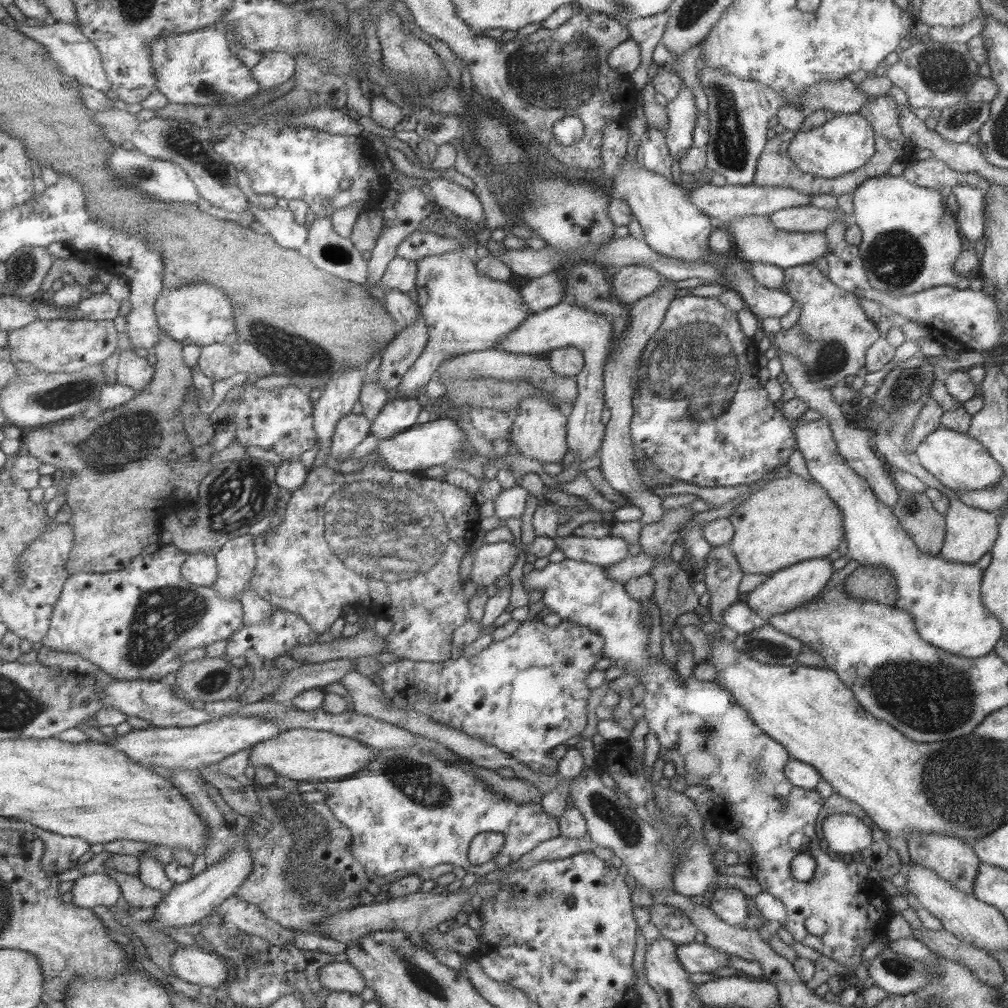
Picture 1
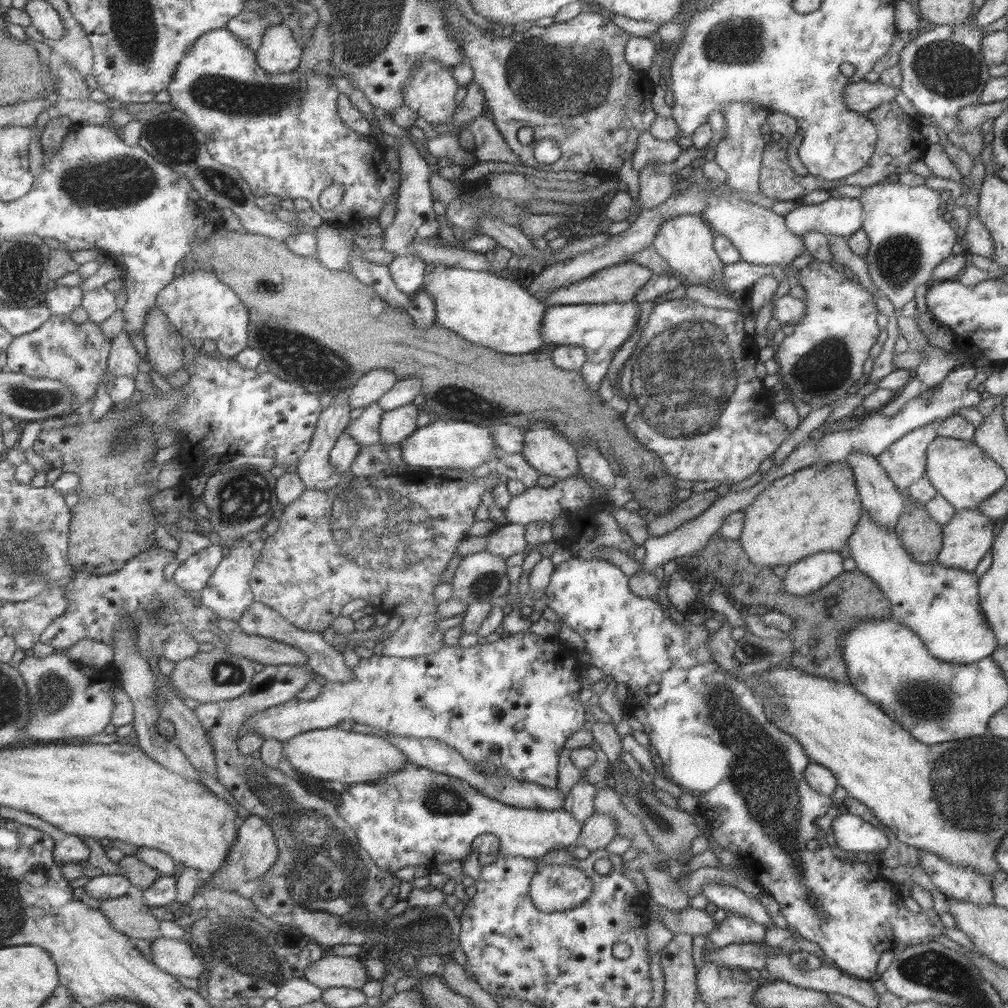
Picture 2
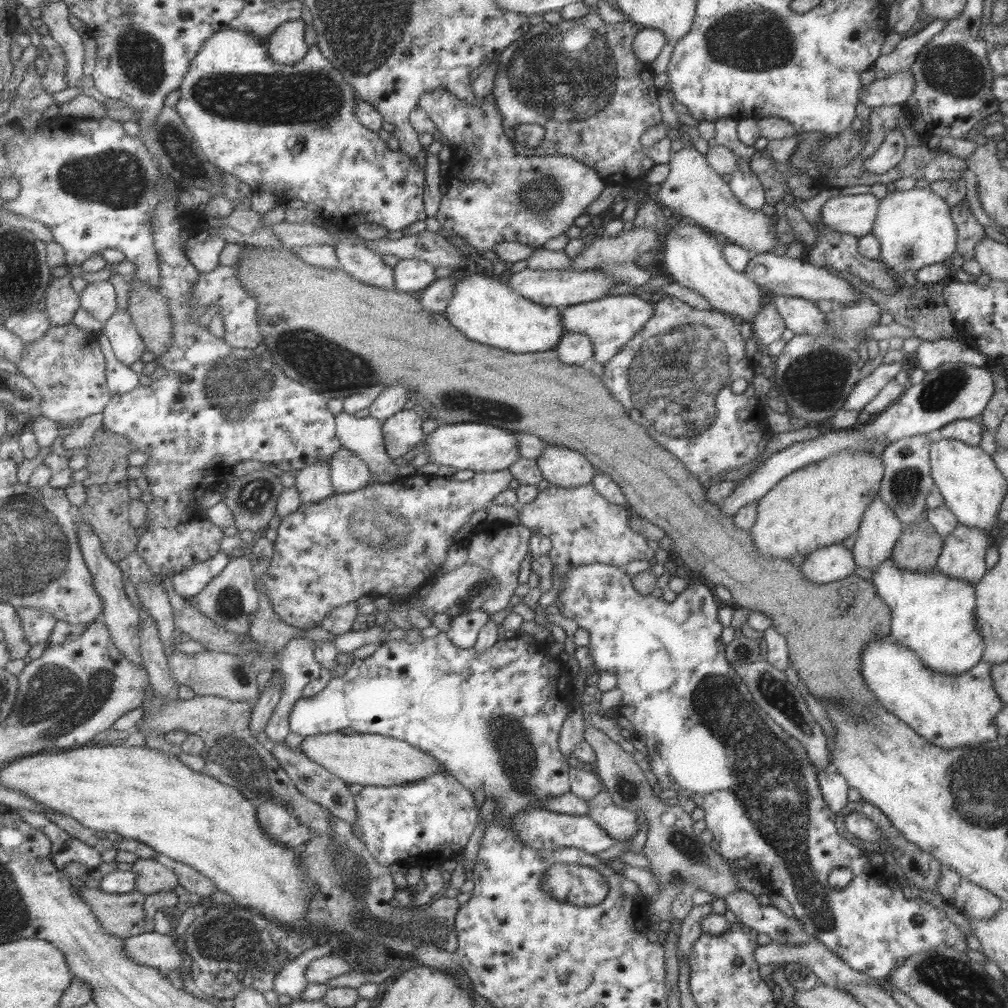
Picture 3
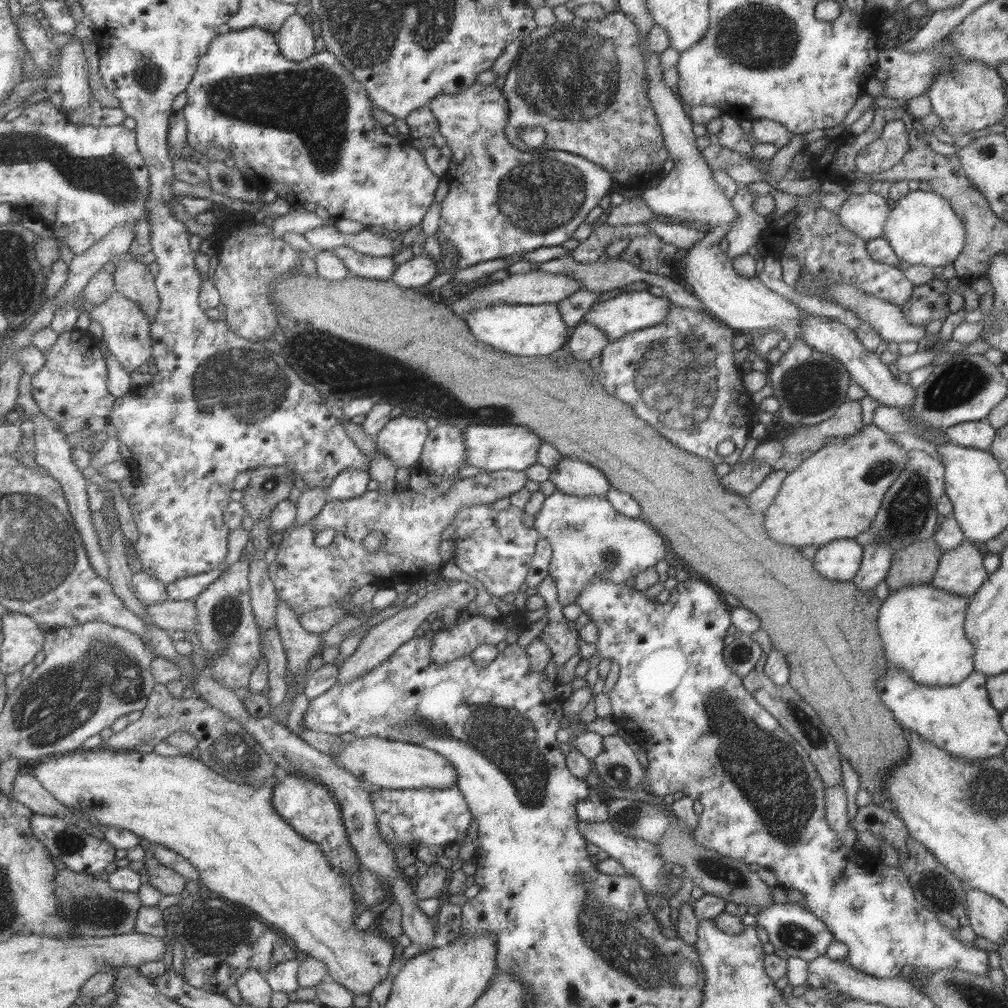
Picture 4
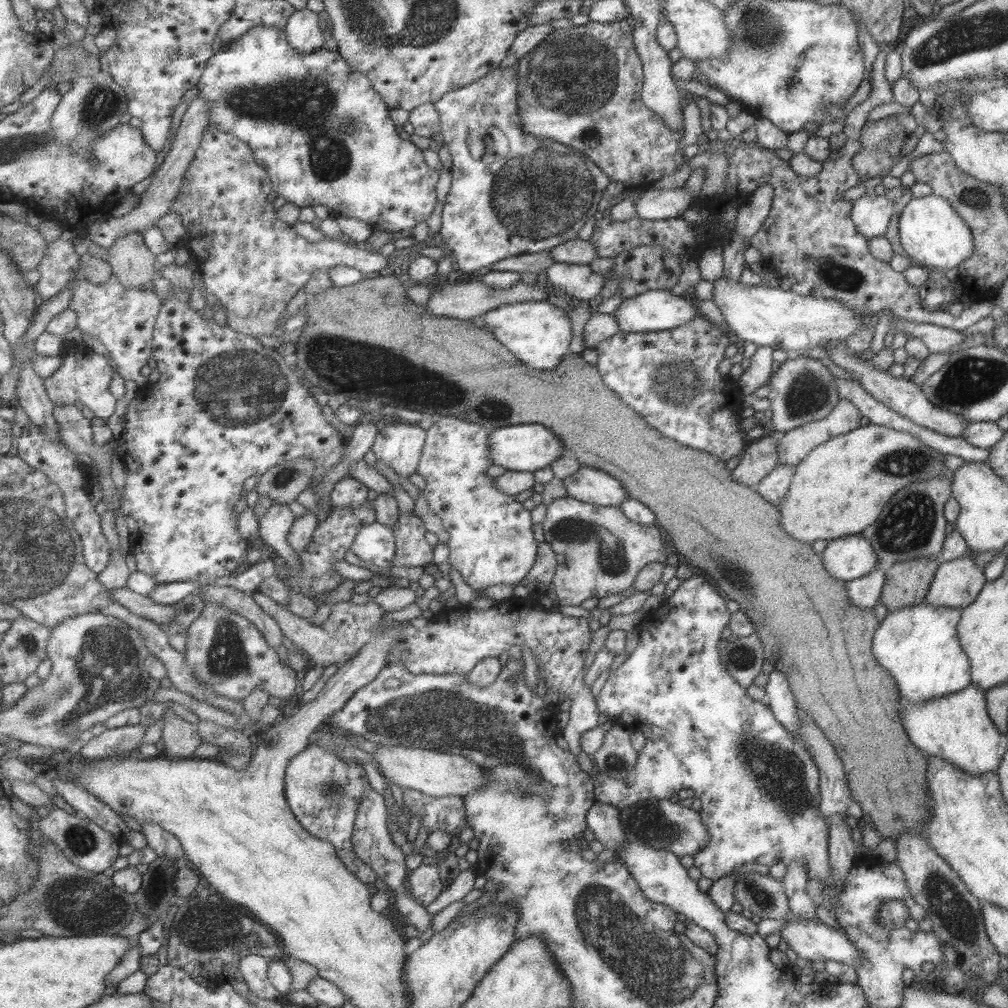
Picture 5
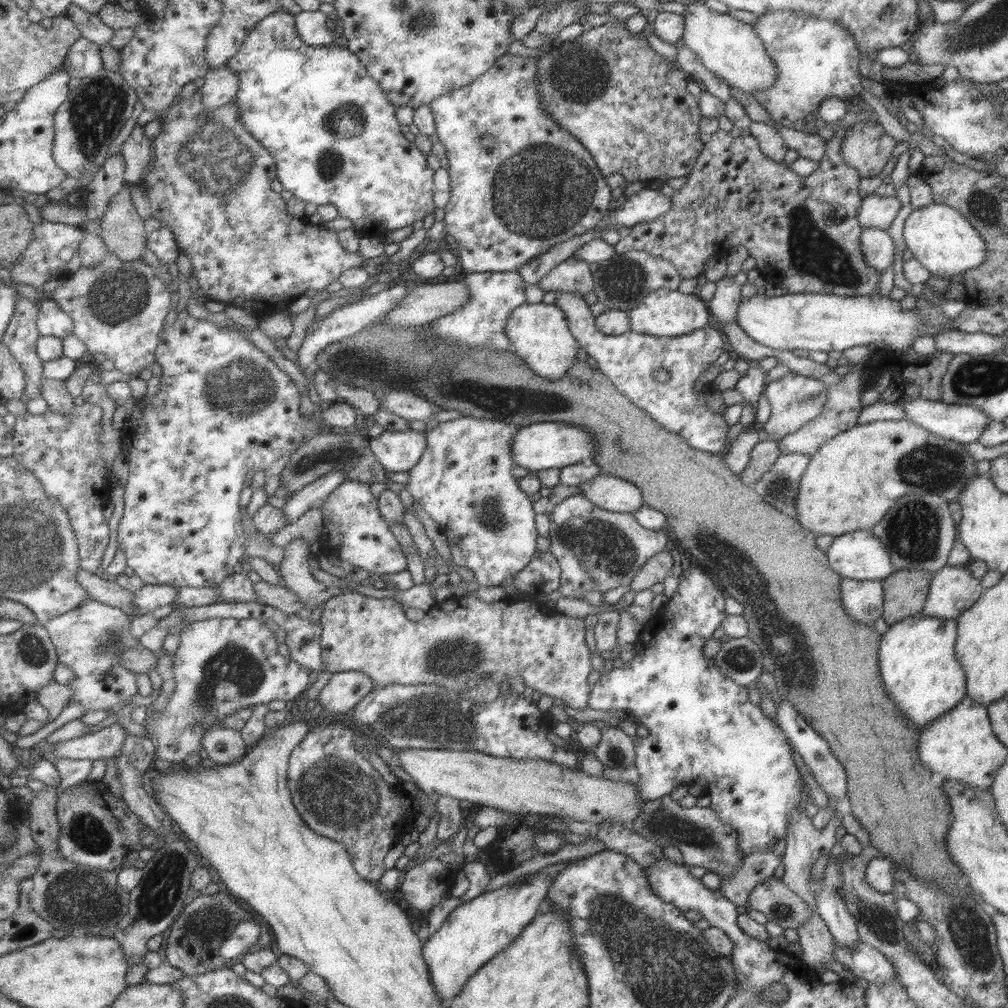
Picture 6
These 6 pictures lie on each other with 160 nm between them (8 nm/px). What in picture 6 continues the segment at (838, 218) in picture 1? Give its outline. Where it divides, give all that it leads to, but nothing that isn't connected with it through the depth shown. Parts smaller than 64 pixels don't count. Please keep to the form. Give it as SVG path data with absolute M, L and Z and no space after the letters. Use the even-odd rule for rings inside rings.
M873 193L860 201L858 223L861 228L887 230L900 207L896 195L881 197Z

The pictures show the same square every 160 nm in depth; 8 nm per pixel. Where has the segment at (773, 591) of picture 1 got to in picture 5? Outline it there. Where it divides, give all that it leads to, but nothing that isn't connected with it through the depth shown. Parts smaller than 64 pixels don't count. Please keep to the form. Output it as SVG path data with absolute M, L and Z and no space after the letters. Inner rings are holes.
M860 535L827 541L827 546L819 555L826 573L842 581L850 581L867 574L877 563L871 545Z

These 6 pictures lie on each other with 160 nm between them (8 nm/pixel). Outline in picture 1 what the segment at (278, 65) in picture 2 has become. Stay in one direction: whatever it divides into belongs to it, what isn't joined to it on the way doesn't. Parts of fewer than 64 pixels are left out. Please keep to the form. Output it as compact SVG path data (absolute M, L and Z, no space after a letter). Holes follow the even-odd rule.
M273 51L262 57L259 64L252 70L260 87L270 92L273 88L294 78L297 70L297 58L289 53Z

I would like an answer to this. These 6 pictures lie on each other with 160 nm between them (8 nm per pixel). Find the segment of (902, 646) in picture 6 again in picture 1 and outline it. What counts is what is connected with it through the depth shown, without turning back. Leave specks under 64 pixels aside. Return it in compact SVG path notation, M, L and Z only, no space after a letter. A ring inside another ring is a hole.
M819 417L817 420L804 421L799 418L792 419L792 433L796 448L805 461L805 467L809 471L811 480L815 481L827 497L835 503L841 511L844 539L847 544L847 556L859 562L859 565L875 565L887 569L895 581L897 599L895 608L905 610L911 615L917 634L927 644L936 646L948 653L962 657L979 658L994 650L995 644L1004 633L998 618L987 612L985 606L980 602L980 584L982 581L982 570L973 564L953 562L939 555L925 554L921 552L911 538L903 531L898 518L890 508L881 504L874 496L869 484L857 476L851 467L845 464L845 459L838 453L836 442L832 437L832 430L828 422Z

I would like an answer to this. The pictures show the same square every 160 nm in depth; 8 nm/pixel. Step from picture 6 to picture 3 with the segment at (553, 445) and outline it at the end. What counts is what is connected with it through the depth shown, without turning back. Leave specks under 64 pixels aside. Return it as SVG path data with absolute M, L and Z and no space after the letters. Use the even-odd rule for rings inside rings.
M457 422L457 424L439 424L427 434L423 445L432 464L448 466L455 471L470 470L473 473L496 472L508 469L518 459L515 431L505 428L473 422Z

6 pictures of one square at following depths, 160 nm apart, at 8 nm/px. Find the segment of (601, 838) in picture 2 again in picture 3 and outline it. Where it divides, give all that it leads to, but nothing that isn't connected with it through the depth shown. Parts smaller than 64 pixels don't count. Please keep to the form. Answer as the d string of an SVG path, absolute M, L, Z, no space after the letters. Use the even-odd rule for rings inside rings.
M604 788L588 800L586 815L617 841L629 840L639 829L636 828L636 812L615 804Z

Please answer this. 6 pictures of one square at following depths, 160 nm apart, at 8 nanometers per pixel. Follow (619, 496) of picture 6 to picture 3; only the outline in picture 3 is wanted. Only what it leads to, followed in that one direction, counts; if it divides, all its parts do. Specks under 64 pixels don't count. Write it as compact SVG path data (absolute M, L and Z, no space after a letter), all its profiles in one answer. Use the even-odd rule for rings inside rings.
M547 444L534 458L543 480L561 488L577 488L591 484L595 468L579 452L564 446Z

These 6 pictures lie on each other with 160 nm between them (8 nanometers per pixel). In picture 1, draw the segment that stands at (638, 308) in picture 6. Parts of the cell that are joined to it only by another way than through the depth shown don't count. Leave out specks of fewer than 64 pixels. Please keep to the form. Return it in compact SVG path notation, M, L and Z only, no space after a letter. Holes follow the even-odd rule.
M561 300L551 308L527 315L527 318L524 318L511 332L499 338L494 346L503 352L542 357L559 347L576 347L582 352L583 368L573 377L576 380L578 393L572 402L566 422L569 458L577 454L580 463L593 456L596 450L600 450L601 438L604 437L604 425L599 420L604 406L602 372L605 364L604 356L610 343L610 330L611 325L606 316L579 308L567 300Z

